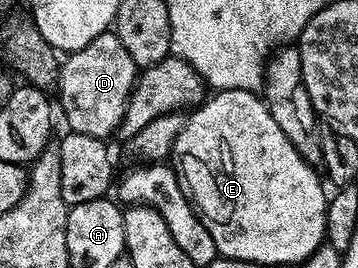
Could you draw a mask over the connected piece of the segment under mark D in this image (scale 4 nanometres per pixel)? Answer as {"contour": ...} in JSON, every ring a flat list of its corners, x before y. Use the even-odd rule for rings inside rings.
{"contour":[[113,30,97,34,89,46,70,53,59,69,57,104,63,107,67,128,72,132,107,138,119,127,127,109,127,99,135,87,137,65,127,47]]}

